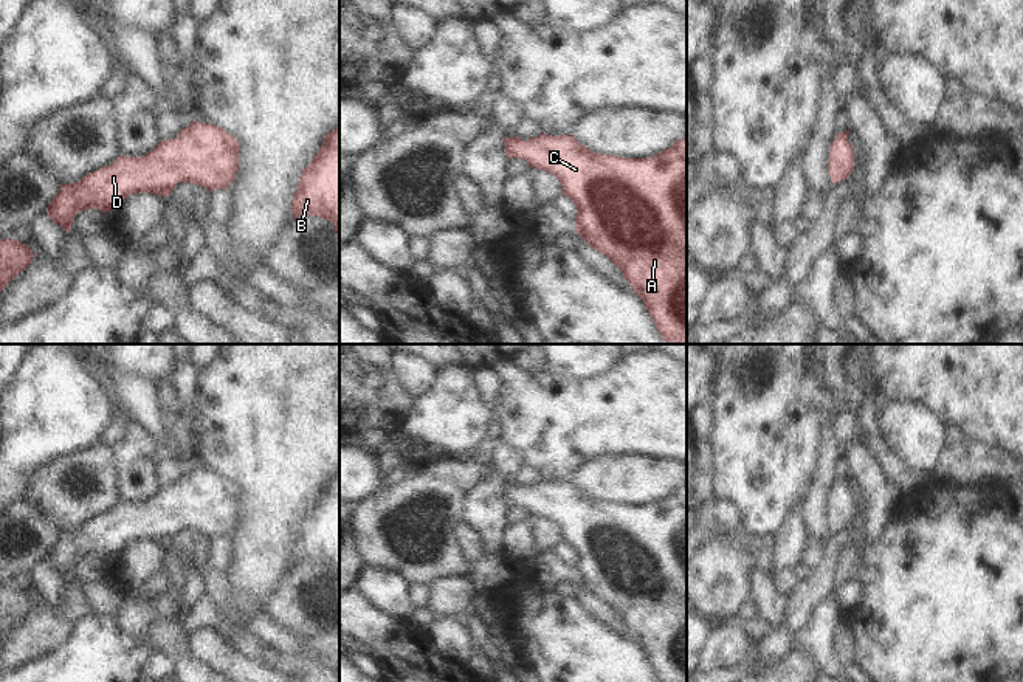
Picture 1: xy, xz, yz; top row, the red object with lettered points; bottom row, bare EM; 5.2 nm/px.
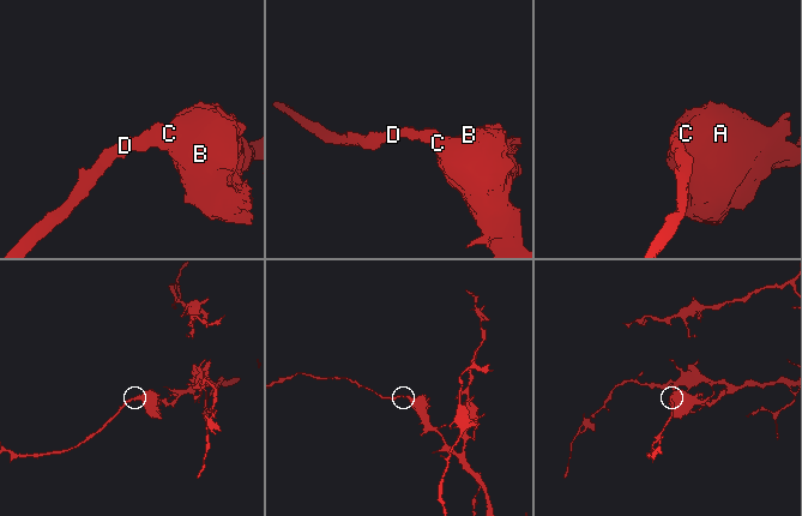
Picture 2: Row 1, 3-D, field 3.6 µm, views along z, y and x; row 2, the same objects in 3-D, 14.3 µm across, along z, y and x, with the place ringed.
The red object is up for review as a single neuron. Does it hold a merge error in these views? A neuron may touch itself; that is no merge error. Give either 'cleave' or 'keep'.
keep

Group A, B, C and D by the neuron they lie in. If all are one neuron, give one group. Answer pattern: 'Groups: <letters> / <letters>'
Groups: A B C D

